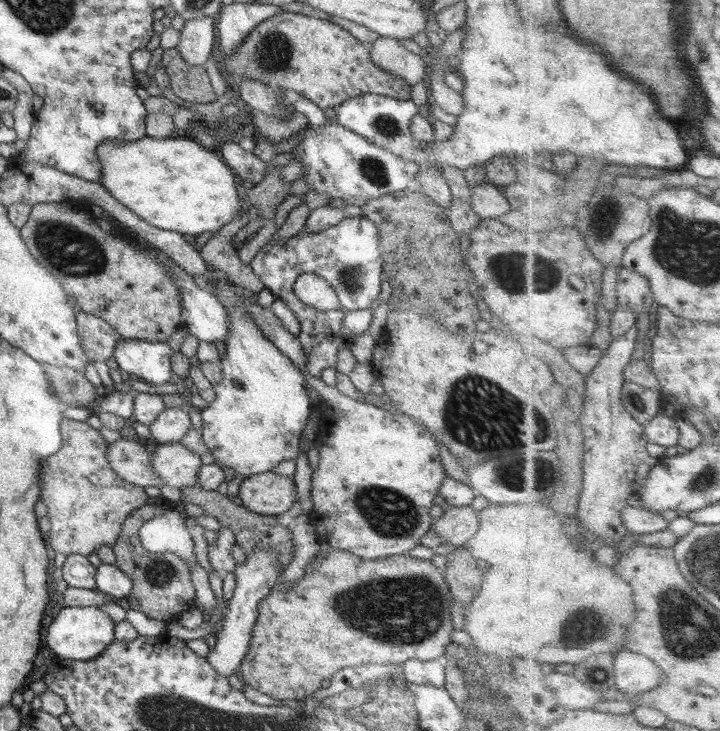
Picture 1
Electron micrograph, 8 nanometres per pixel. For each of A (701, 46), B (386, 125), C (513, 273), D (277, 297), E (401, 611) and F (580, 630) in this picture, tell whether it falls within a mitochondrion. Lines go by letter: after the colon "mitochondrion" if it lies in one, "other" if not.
A: mitochondrion
B: mitochondrion
C: mitochondrion
D: other
E: mitochondrion
F: mitochondrion

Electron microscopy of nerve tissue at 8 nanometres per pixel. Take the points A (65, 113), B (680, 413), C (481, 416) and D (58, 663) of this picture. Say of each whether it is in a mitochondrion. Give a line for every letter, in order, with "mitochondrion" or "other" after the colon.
A: other
B: other
C: mitochondrion
D: other

